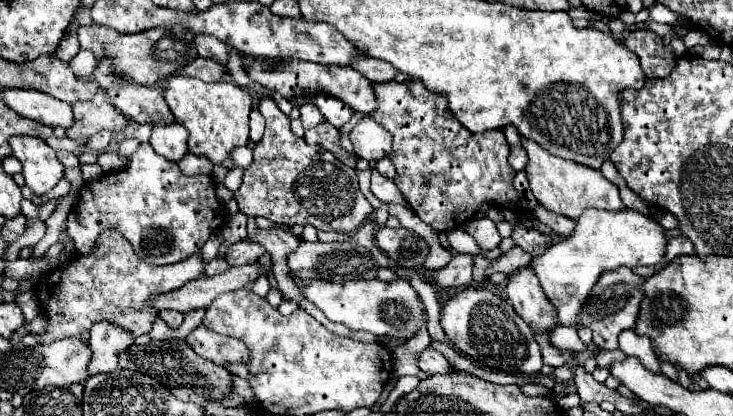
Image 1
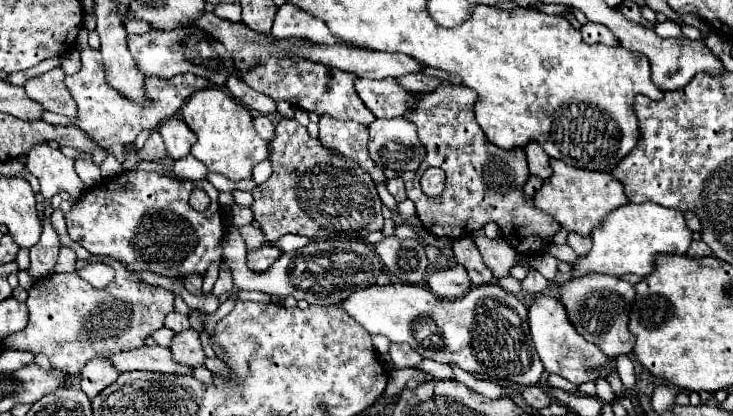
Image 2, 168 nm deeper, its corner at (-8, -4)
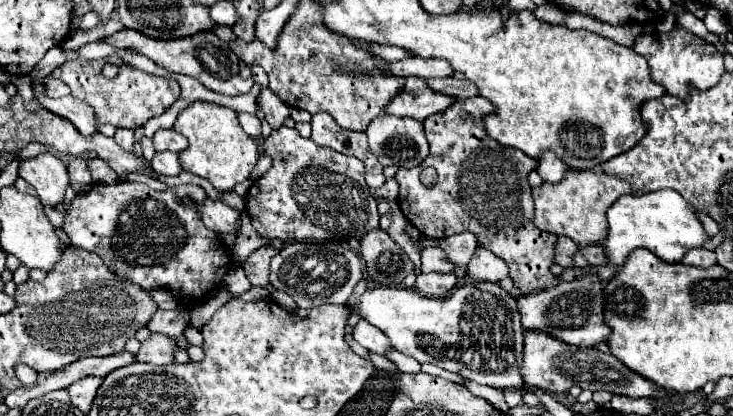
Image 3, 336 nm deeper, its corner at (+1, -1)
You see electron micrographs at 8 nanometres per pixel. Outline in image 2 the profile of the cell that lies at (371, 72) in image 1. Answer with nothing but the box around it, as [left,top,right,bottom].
[397,74,443,94]

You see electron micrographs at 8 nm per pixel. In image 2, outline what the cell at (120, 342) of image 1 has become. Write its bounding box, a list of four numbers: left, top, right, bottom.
[79,358,119,400]

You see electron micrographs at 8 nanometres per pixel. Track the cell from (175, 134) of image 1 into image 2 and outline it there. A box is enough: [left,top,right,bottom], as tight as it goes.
[159,118,197,160]

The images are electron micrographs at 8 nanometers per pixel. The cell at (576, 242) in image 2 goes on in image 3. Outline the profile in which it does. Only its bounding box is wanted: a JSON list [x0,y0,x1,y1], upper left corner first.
[580,245,606,265]

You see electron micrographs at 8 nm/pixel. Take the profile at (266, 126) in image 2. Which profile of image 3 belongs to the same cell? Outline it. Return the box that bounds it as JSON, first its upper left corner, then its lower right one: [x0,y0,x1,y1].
[238,113,262,139]

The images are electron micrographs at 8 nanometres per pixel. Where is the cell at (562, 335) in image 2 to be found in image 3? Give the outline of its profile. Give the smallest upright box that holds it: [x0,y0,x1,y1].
[522,331,664,397]

